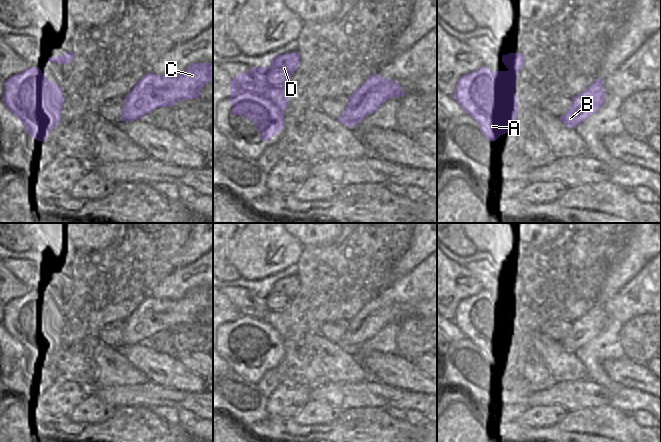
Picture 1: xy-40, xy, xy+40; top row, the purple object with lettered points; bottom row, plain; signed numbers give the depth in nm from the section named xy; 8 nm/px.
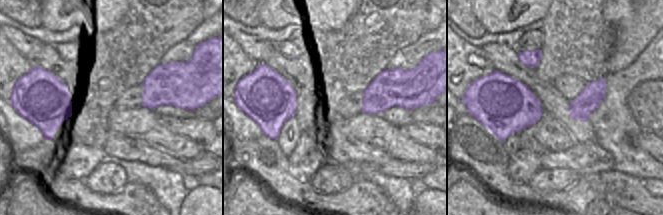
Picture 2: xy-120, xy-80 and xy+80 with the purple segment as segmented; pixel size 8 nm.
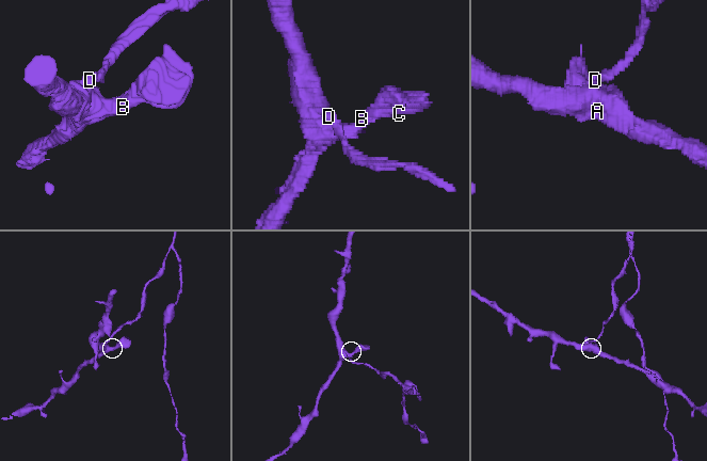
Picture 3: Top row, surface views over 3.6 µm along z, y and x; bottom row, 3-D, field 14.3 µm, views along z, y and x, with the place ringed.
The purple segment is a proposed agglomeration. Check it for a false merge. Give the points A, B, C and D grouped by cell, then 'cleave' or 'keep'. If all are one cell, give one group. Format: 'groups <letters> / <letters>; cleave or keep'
groups A B C / D; cleave

